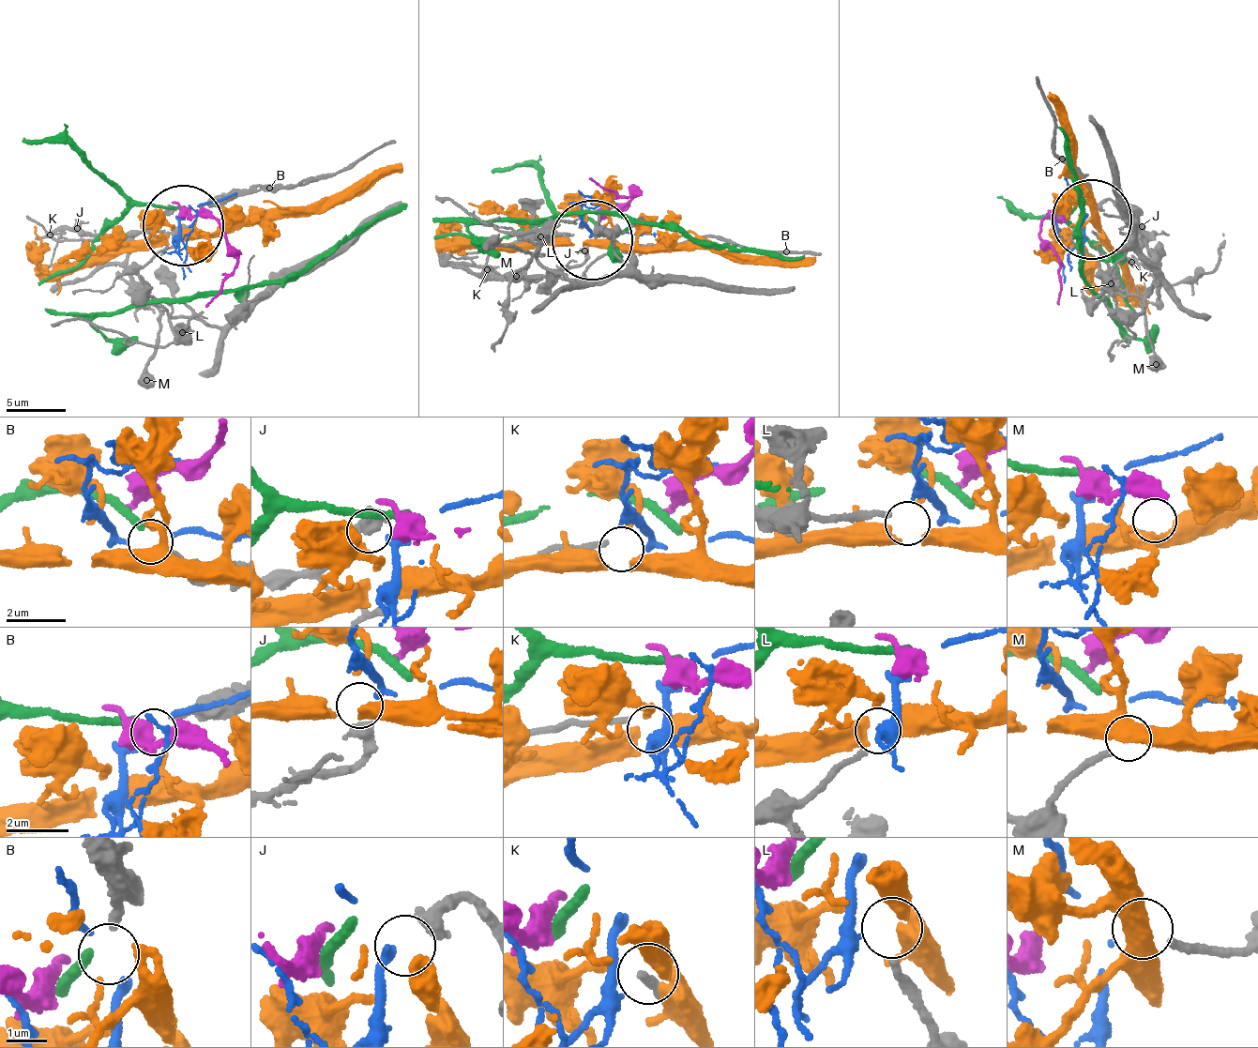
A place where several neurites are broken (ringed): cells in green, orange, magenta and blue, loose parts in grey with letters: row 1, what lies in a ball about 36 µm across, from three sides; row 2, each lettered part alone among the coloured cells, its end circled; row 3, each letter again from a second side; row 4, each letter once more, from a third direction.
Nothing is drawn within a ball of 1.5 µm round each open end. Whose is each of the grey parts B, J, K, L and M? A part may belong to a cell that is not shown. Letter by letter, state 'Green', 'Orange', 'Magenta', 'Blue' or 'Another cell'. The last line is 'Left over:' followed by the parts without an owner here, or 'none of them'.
B: Green
J: Blue
K: Another cell
L: Another cell
M: Another cell
Left over: K, L, M

